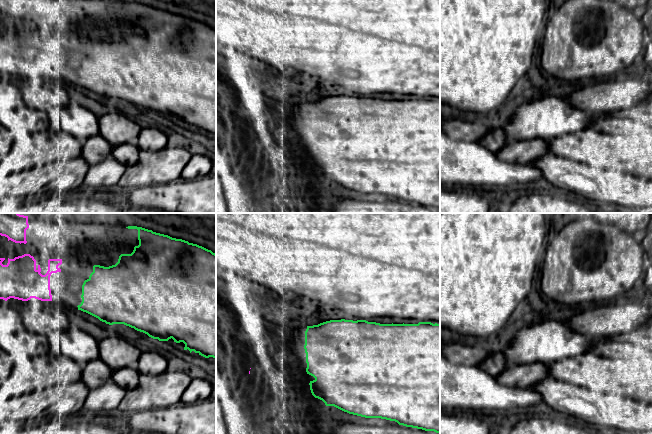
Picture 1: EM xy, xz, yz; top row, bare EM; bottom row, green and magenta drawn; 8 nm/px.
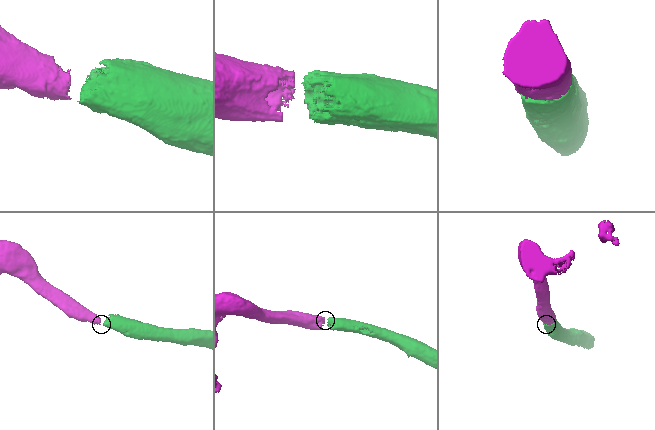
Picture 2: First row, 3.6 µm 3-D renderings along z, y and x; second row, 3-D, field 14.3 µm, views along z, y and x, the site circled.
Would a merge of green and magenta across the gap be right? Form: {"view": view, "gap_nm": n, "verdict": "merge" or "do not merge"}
{"view": "xy", "gap_nm": 200, "verdict": "merge"}

